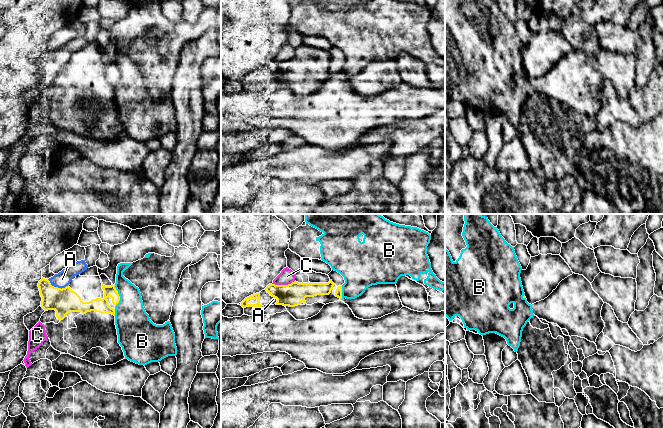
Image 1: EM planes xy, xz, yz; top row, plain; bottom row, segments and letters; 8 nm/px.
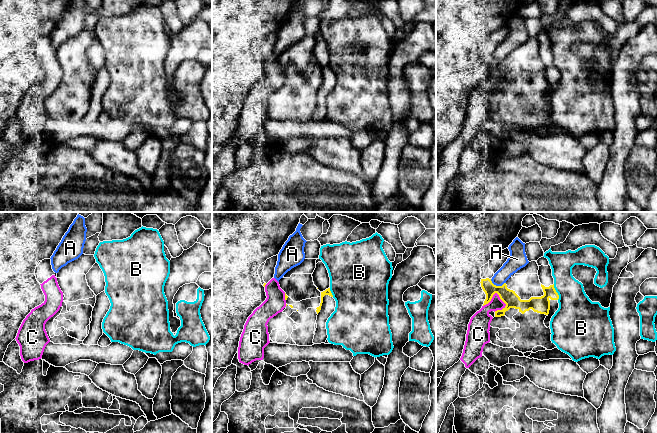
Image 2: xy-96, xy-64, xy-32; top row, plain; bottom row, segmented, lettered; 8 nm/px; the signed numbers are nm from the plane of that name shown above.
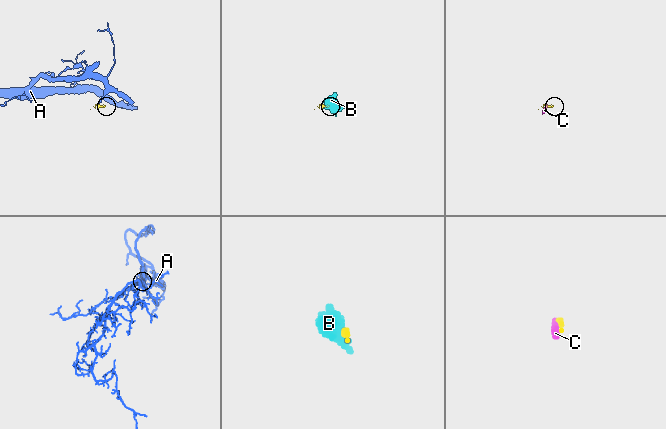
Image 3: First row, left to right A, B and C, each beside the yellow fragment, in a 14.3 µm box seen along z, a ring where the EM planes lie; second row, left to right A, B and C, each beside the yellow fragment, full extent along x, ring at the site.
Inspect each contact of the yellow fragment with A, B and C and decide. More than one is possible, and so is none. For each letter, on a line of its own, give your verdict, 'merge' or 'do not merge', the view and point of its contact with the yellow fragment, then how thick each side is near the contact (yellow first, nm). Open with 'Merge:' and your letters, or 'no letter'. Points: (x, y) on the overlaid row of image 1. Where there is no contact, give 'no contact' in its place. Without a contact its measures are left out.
Merge: no letter
A: do not merge | xy (57, 287) | 200/120 nm
B: do not merge | xy (119, 296) | 110/280 nm
C: do not merge | xz (283, 285) | 180/120 nm

